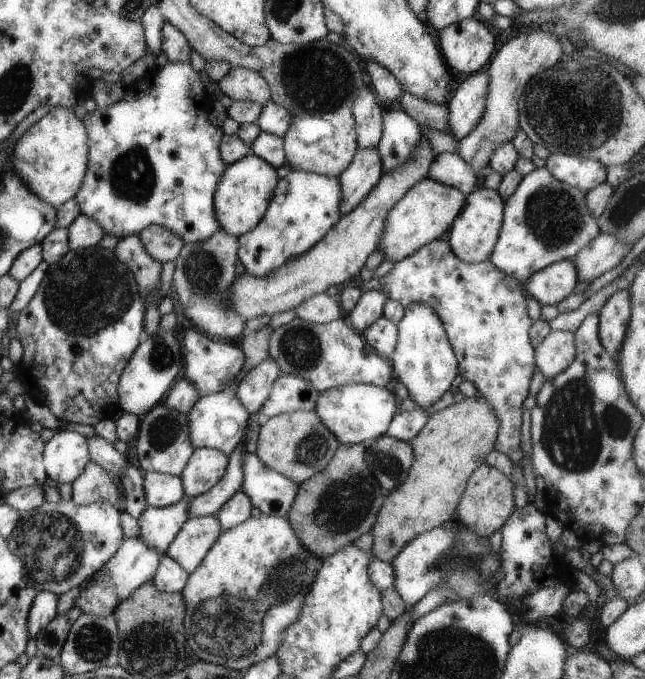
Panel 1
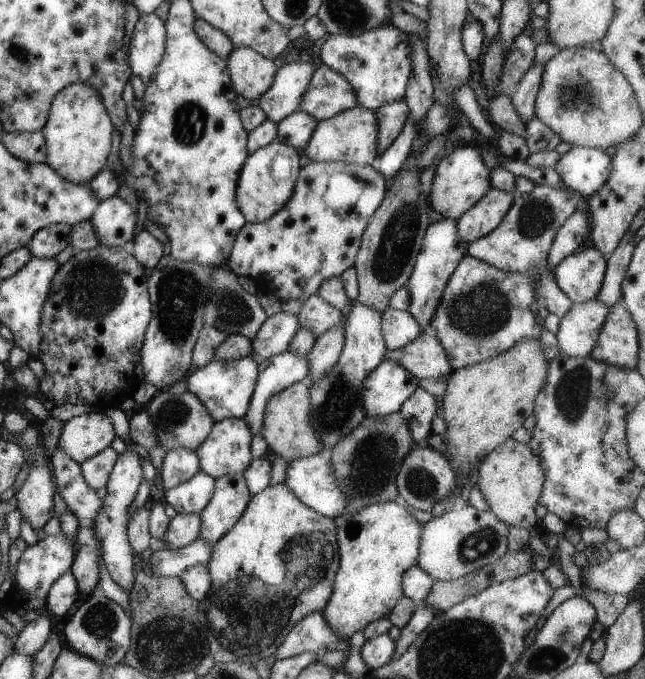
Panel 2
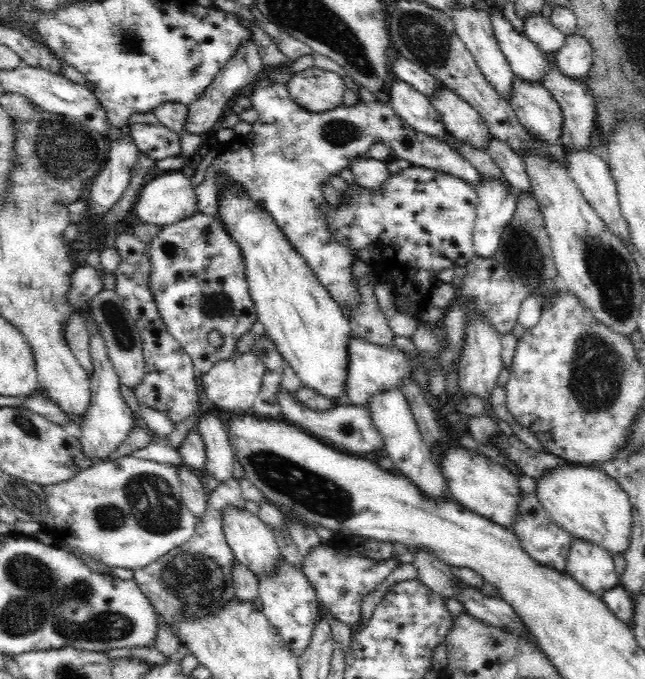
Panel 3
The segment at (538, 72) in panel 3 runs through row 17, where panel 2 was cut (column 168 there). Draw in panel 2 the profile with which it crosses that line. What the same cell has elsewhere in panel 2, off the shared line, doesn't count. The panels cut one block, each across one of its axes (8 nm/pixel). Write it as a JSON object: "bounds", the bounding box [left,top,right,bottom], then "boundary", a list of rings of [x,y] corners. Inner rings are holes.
{"bounds":[165,471,215,514],"boundary":[[[198,471],[190,480],[165,491],[165,502],[177,514],[200,514],[212,500],[215,478]]]}

